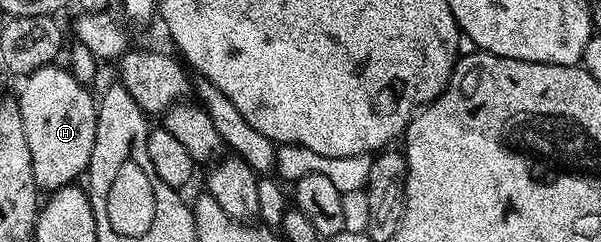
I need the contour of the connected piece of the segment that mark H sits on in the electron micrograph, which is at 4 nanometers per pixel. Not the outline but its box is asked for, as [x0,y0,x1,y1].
[17,65,98,192]

